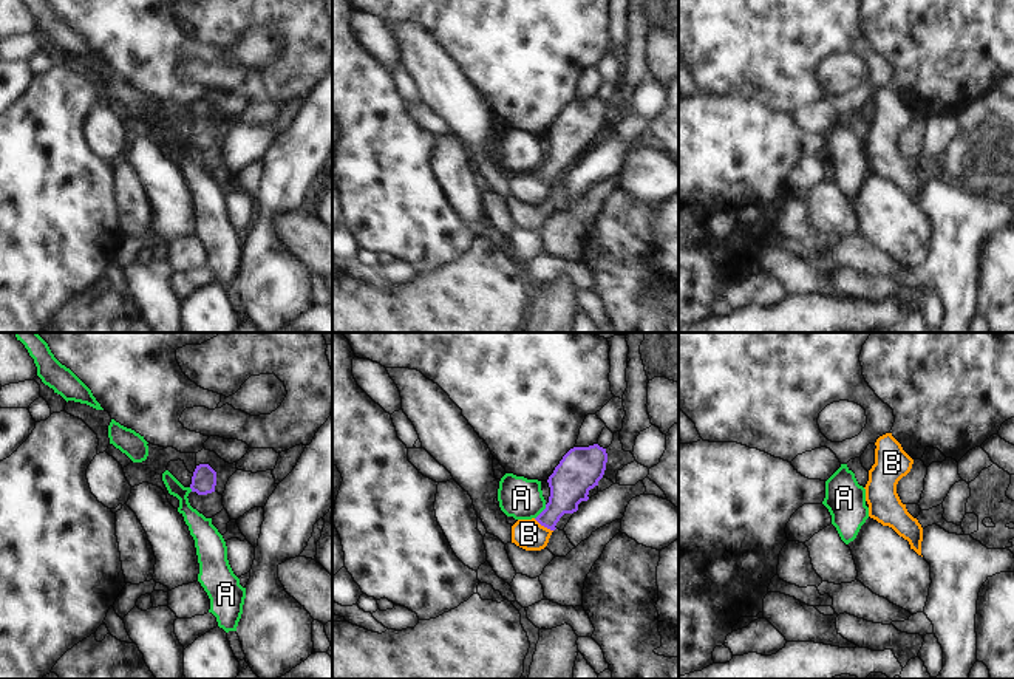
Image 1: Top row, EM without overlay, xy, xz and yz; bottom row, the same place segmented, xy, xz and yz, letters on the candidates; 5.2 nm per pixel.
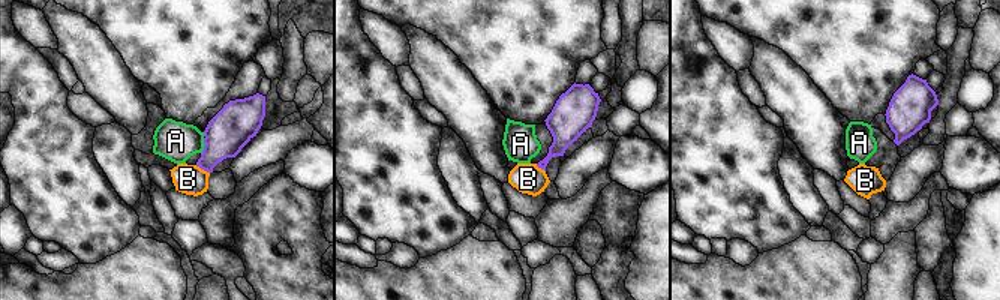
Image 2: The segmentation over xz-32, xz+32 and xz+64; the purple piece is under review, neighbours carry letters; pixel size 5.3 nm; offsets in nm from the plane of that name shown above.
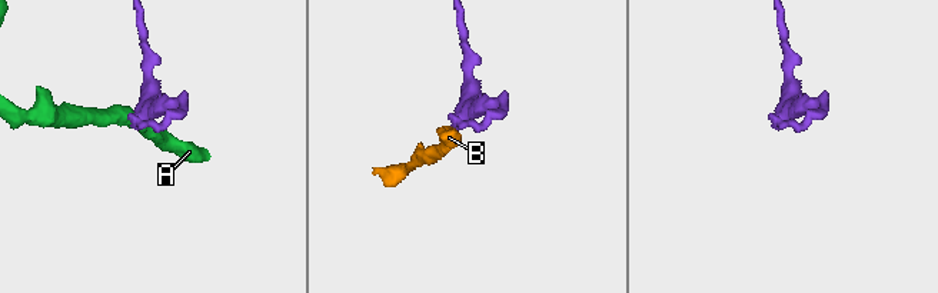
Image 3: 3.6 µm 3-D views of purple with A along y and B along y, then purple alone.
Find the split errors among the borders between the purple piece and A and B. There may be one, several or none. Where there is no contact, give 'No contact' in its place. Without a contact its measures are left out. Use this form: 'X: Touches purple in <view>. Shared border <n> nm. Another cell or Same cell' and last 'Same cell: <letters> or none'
A: Touches purple in xz. Shared border 100 nm. Another cell
B: Touches purple in xz. Shared border 120 nm. Same cell
Same cell: B.

